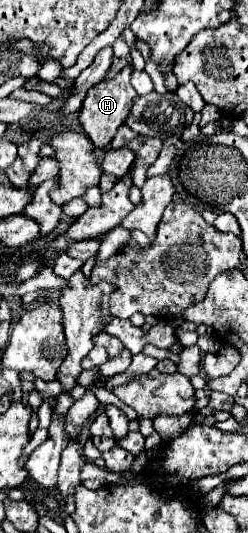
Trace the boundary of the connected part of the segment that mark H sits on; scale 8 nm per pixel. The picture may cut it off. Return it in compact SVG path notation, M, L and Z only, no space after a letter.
M132 65L124 67L120 73L116 73L116 77L112 81L102 81L94 87L88 89L84 105L80 109L80 123L84 127L84 133L92 139L92 143L96 147L106 147L112 137L116 135L116 129L126 121L130 109L132 109L132 101L136 99L136 91L130 85L130 75L132 75Z

